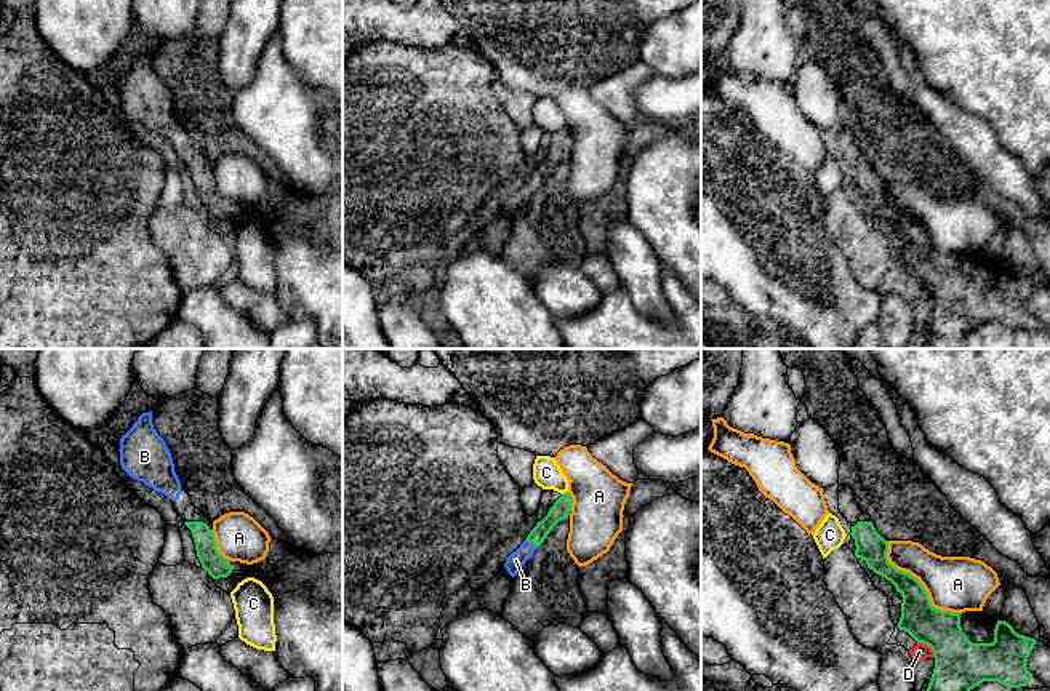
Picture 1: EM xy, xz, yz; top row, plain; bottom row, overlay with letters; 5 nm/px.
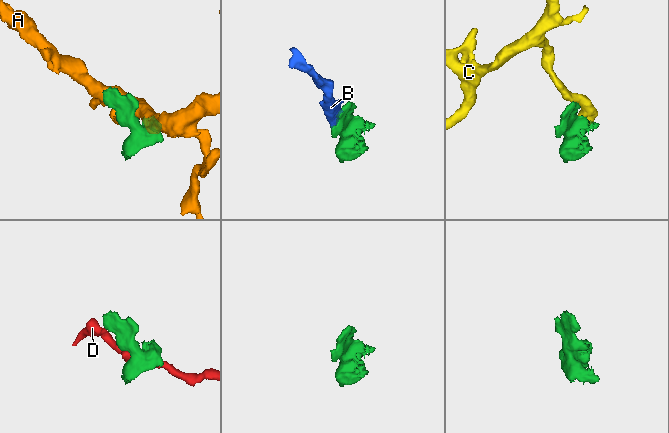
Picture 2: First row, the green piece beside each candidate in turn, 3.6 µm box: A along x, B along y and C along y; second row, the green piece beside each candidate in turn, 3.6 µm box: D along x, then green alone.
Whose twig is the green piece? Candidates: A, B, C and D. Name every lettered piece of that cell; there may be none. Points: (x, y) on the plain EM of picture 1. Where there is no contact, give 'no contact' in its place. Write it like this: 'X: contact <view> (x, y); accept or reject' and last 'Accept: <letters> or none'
A: contact yz (919, 224); reject
B: contact xz (530, 183); accept
C: contact xz (564, 135); reject
D: contact yz (929, 287); reject
Accept: B

